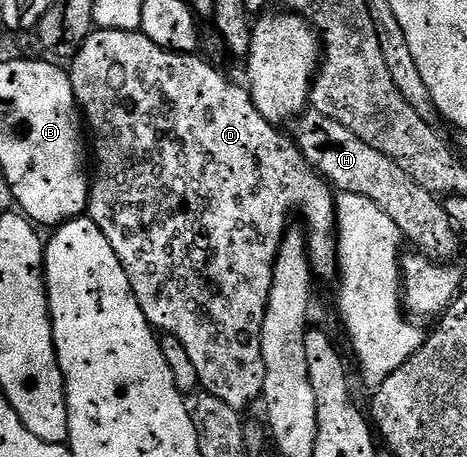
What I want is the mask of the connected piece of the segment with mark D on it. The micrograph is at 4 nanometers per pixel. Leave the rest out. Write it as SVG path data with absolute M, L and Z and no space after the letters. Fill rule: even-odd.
M97 29L83 43L83 47L71 59L73 69L68 70L69 82L73 84L73 95L77 99L80 112L83 114L84 124L93 132L93 149L91 145L91 157L97 160L97 166L92 166L91 169L91 184L89 186L89 208L87 216L96 223L99 231L103 231L103 235L107 235L107 243L111 243L111 247L115 251L115 255L119 255L119 263L123 263L123 271L127 271L127 279L131 283L131 287L135 291L135 299L139 303L139 307L143 311L143 315L149 320L150 325L154 330L160 331L162 334L177 337L179 343L183 343L183 347L187 347L187 356L190 357L191 363L195 363L195 371L199 371L199 386L204 392L215 395L215 399L223 399L223 403L227 403L230 407L235 407L242 411L248 410L247 407L253 400L262 396L265 387L265 364L261 358L261 324L265 318L267 311L267 299L271 295L271 283L273 282L273 268L275 267L275 259L277 252L281 246L281 240L285 234L287 226L290 224L289 212L292 209L297 209L301 205L301 213L305 216L304 224L307 226L307 236L309 239L309 247L311 250L311 260L313 262L313 272L318 278L329 277L338 272L337 257L339 250L337 248L337 203L335 200L334 190L331 188L325 178L320 177L312 167L307 163L307 159L301 154L297 148L297 142L292 136L281 137L282 130L278 126L270 125L267 119L263 119L263 115L259 115L259 111L255 107L255 103L249 97L248 88L244 84L236 85L233 81L228 81L219 70L213 65L208 65L201 58L201 55L190 55L187 53L173 53L170 49L159 47L155 43L151 43L151 39L147 39L147 35L143 35L140 31L132 33L131 31L107 31L106 29Z

